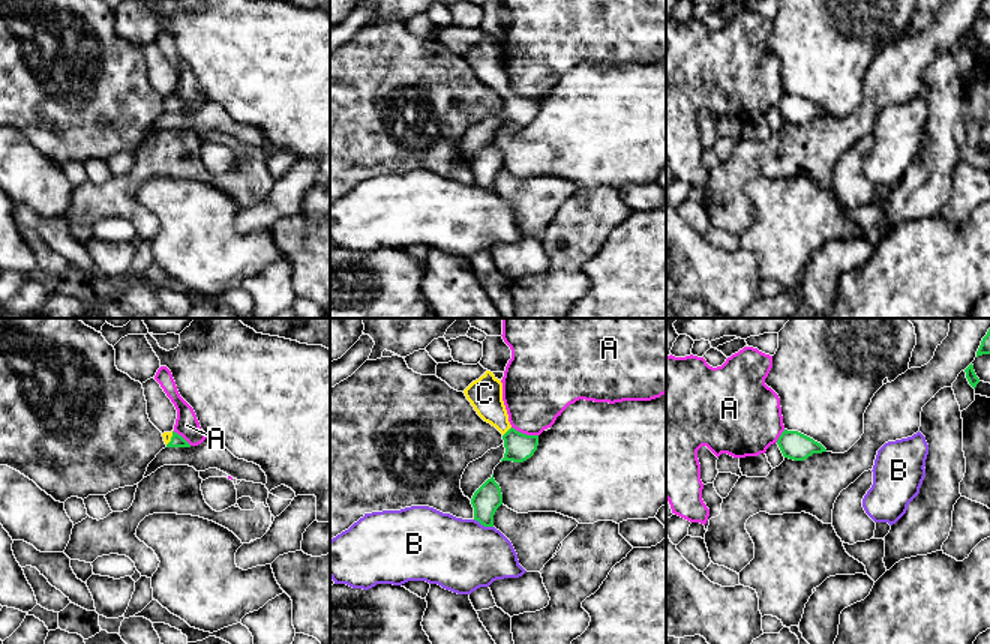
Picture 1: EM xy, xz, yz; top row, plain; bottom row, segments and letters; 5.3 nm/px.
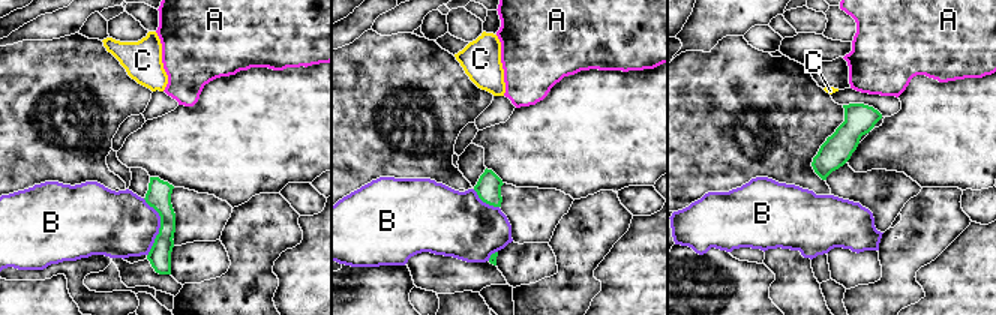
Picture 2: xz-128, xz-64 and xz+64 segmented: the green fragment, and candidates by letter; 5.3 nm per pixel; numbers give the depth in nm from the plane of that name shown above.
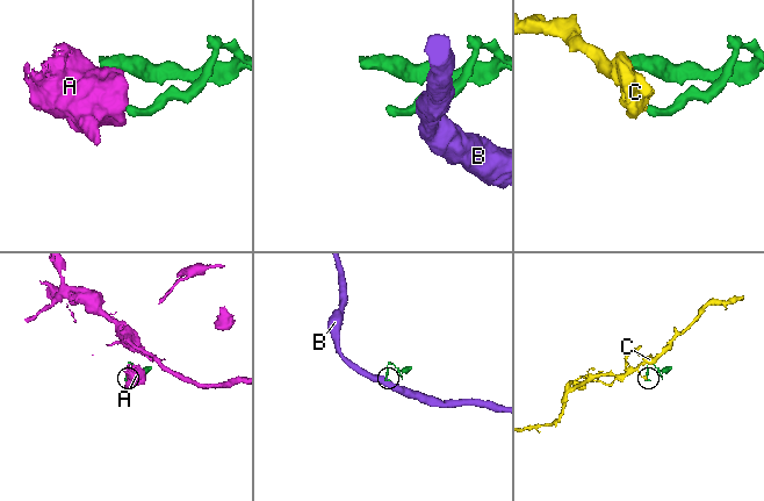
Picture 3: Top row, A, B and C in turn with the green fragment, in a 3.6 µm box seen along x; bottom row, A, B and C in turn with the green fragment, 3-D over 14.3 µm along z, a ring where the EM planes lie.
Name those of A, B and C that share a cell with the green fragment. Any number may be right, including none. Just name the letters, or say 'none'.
C

